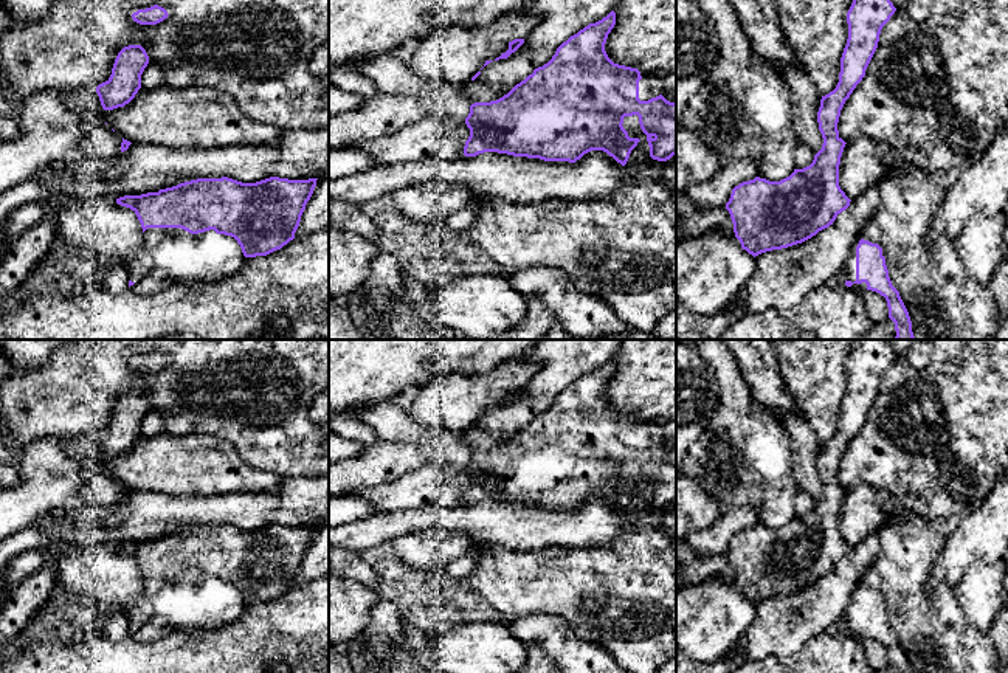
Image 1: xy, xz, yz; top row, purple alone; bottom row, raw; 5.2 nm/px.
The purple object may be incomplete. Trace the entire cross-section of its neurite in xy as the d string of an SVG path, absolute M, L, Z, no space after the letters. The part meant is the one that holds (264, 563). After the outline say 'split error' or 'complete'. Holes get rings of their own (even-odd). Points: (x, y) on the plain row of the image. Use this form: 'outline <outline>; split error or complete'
outline M228 524L197 526L158 540L116 546L136 561L143 575L140 600L121 611L129 620L129 636L146 642L175 631L214 631L236 622L251 605L281 597L295 586L316 527L270 524L242 530Z; split error

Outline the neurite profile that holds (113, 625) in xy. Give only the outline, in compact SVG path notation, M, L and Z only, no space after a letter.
M102 613L96 620L98 636L109 639L124 639L129 636L129 620L123 613Z

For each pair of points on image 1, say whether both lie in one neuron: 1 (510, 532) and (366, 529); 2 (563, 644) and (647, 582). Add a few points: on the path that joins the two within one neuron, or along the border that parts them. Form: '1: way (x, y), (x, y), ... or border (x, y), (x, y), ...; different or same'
1: way (475, 520), (402, 521); same
2: border (545, 613), (560, 616), (577, 636), (607, 652); different

